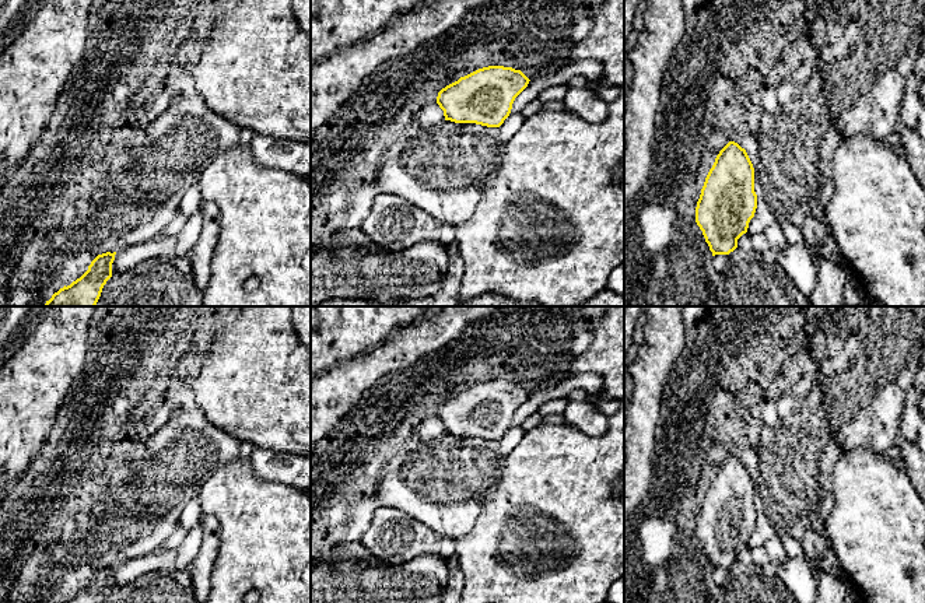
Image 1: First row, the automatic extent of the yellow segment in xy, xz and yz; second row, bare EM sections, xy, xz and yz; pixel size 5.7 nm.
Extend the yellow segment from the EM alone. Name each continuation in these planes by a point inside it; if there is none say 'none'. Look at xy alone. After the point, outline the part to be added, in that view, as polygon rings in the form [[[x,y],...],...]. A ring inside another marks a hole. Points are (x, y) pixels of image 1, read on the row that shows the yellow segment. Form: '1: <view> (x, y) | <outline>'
none

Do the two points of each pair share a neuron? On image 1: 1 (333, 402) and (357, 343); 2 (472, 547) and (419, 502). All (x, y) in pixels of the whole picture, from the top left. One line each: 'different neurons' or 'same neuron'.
1: same neuron
2: different neurons

